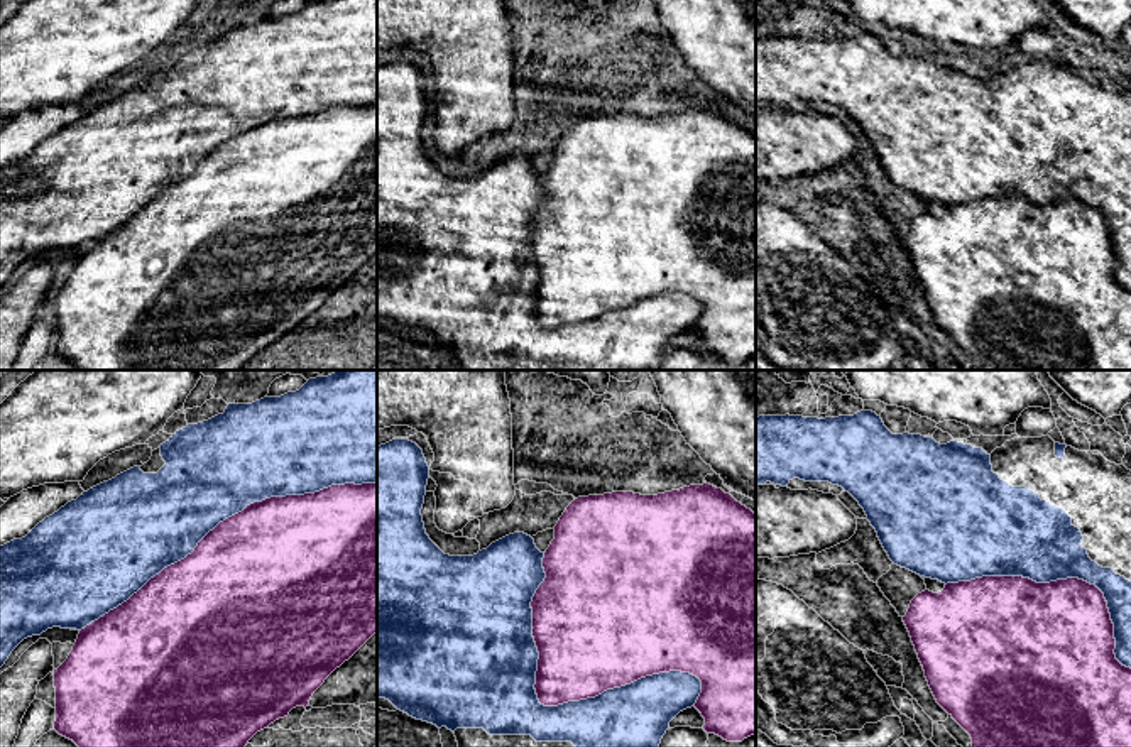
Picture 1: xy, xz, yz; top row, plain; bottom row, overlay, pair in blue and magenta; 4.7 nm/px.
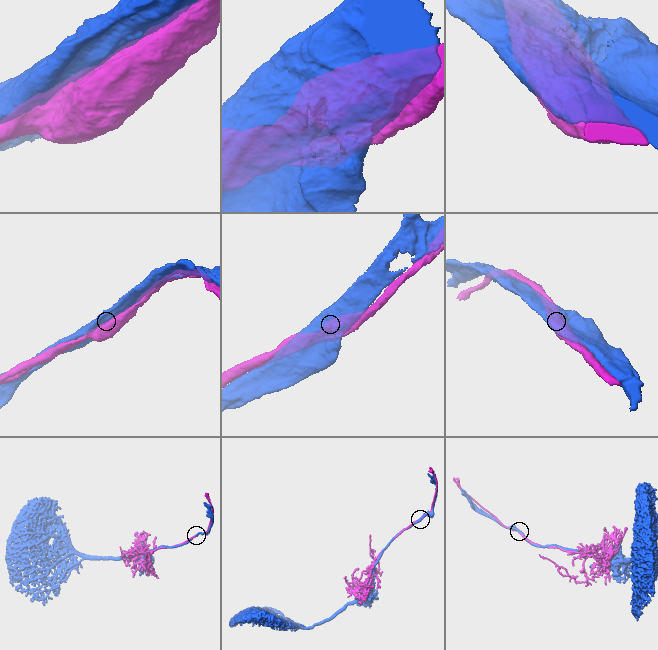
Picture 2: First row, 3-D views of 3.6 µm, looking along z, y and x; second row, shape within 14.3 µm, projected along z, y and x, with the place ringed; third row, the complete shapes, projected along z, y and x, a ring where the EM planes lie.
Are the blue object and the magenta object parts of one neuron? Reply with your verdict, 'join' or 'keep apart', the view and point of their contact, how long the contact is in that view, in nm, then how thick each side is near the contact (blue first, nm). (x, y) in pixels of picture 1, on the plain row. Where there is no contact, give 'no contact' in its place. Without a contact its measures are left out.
keep apart | xz (551, 328) | 1000 nm | 340/360 nm

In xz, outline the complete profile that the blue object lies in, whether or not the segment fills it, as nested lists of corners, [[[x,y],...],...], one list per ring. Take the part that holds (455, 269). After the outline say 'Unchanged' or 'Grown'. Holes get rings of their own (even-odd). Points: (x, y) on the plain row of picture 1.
[[[392,61],[377,68],[377,319],[389,321],[397,331],[416,341],[433,345],[438,350],[446,348],[455,355],[458,370],[659,370],[661,360],[669,350],[669,343],[680,333],[697,324],[702,314],[702,303],[690,294],[669,292],[607,311],[595,319],[568,323],[558,328],[541,326],[534,311],[539,274],[533,259],[531,223],[546,199],[543,189],[544,174],[536,169],[531,157],[514,154],[492,164],[487,171],[473,177],[445,176],[426,155],[421,137],[428,100],[429,88],[423,71],[416,64],[409,61]]]. Grown

